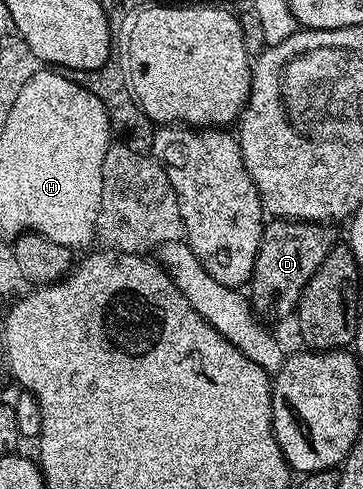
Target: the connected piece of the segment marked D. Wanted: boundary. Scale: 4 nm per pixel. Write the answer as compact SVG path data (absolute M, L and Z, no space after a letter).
M273 219L266 224L253 276L249 278L247 286L247 296L258 317L266 322L277 321L296 310L303 295L303 287L307 287L311 275L319 271L319 263L323 263L323 259L327 259L327 255L333 250L333 229L332 224L316 221Z

